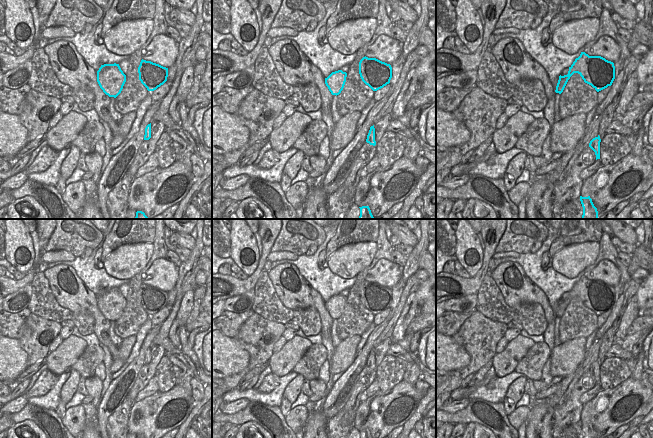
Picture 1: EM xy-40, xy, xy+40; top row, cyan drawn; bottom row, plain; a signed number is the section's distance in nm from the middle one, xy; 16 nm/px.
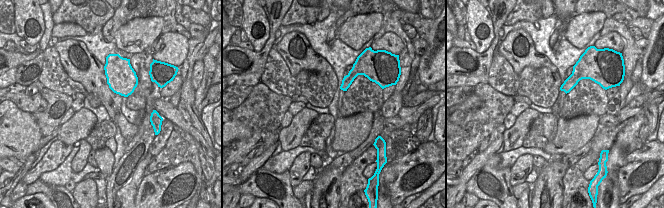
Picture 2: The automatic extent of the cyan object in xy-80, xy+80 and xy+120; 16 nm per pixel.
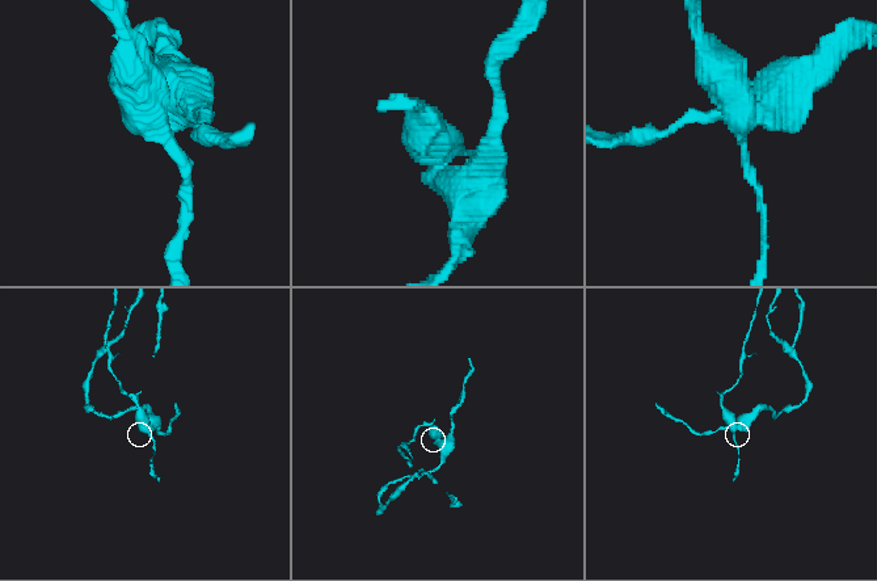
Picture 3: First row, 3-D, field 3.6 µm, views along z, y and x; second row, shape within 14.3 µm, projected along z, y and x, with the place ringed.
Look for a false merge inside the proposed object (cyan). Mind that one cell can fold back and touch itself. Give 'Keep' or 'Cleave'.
Cleave

